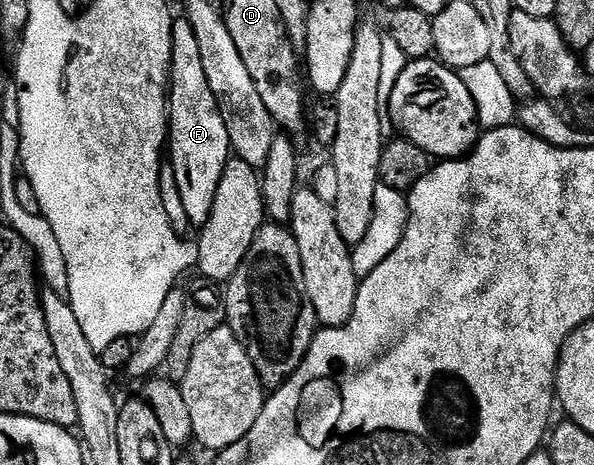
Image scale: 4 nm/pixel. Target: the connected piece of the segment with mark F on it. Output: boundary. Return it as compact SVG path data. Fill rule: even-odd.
M184 17L173 20L173 65L167 88L167 114L167 159L174 167L184 212L190 224L200 229L211 217L211 205L215 205L215 193L223 169L229 164L231 148L223 113L215 101L215 93L211 93L211 85L207 85L199 40L195 38L195 29L191 29L189 20Z

